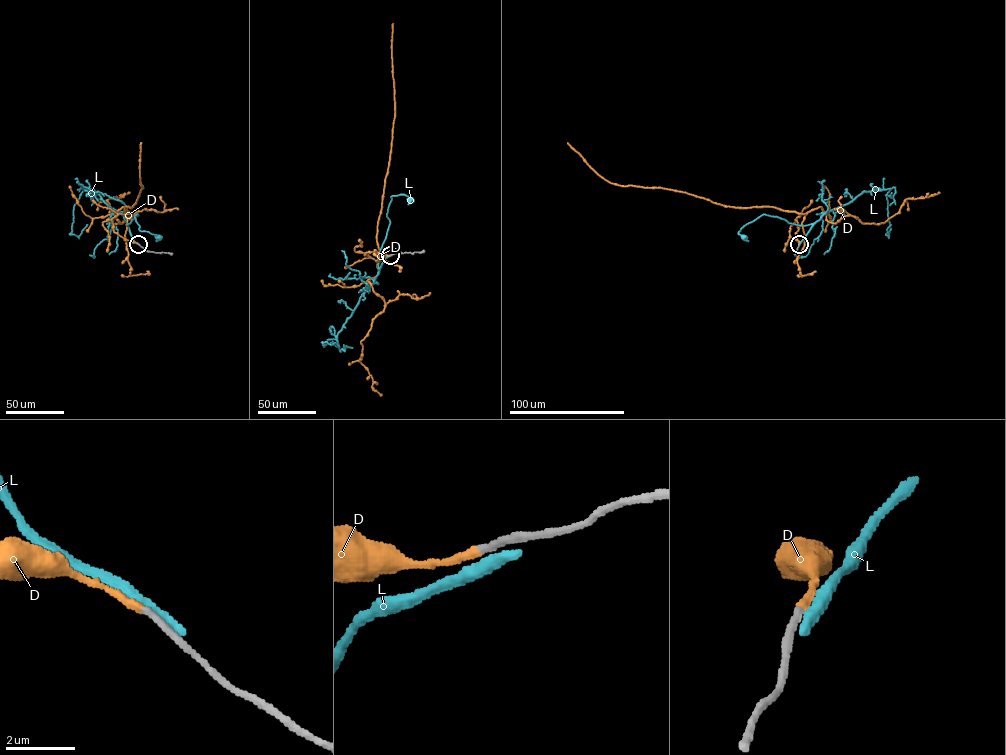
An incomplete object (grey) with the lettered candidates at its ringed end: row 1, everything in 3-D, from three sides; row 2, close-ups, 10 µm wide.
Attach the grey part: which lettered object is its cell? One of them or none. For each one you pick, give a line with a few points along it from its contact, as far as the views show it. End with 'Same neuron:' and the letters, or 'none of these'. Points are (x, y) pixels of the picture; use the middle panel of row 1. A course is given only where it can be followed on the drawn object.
D: it runs (390, 255), (363, 253), (377, 262), (383, 258), (376, 235), (395, 115), (393, 24)
Same neuron: D

